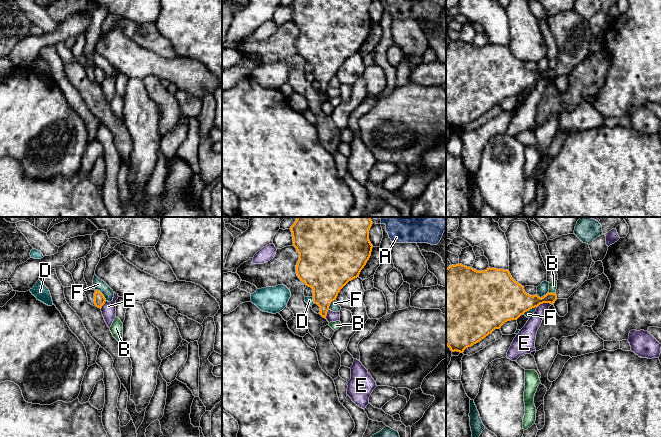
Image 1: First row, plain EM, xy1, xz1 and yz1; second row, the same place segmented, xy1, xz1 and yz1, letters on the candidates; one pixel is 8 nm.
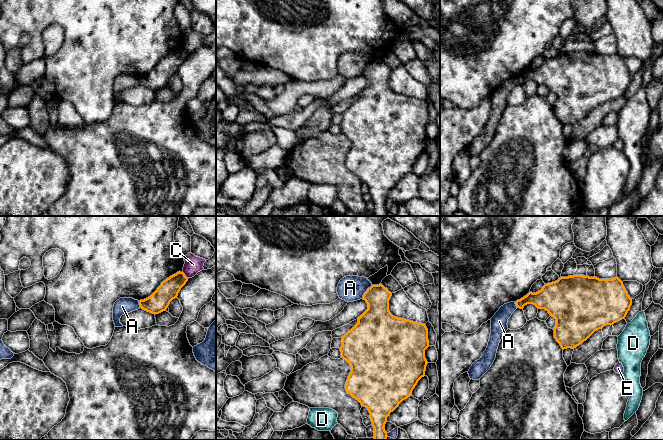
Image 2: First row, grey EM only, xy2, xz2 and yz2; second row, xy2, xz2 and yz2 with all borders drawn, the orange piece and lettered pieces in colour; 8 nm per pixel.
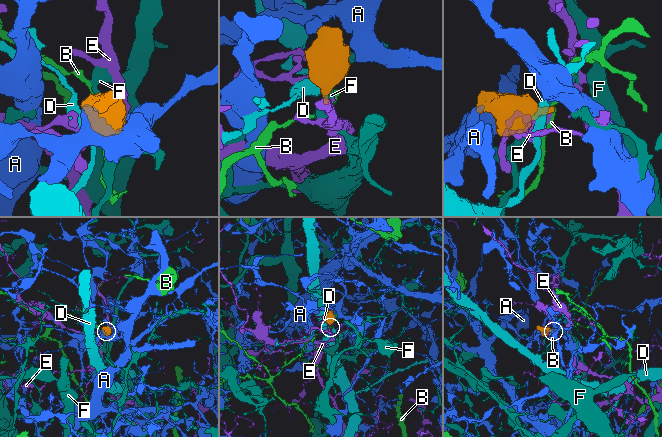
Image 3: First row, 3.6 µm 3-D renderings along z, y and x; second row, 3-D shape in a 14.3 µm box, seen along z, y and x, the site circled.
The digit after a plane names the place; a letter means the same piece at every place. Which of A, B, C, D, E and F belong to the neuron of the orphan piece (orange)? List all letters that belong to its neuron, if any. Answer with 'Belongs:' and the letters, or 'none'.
Belongs: none

